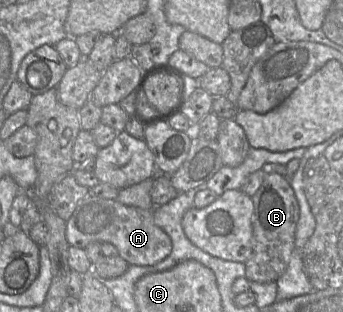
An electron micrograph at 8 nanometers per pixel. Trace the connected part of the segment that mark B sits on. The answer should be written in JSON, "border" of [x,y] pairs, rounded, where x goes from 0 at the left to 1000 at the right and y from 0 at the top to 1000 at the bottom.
{"border":[[[805,554],[773,561],[761,599],[732,638],[741,657],[741,795],[732,827],[714,840],[714,891],[752,907],[808,901],[831,872],[860,792],[875,663],[843,577]]]}

